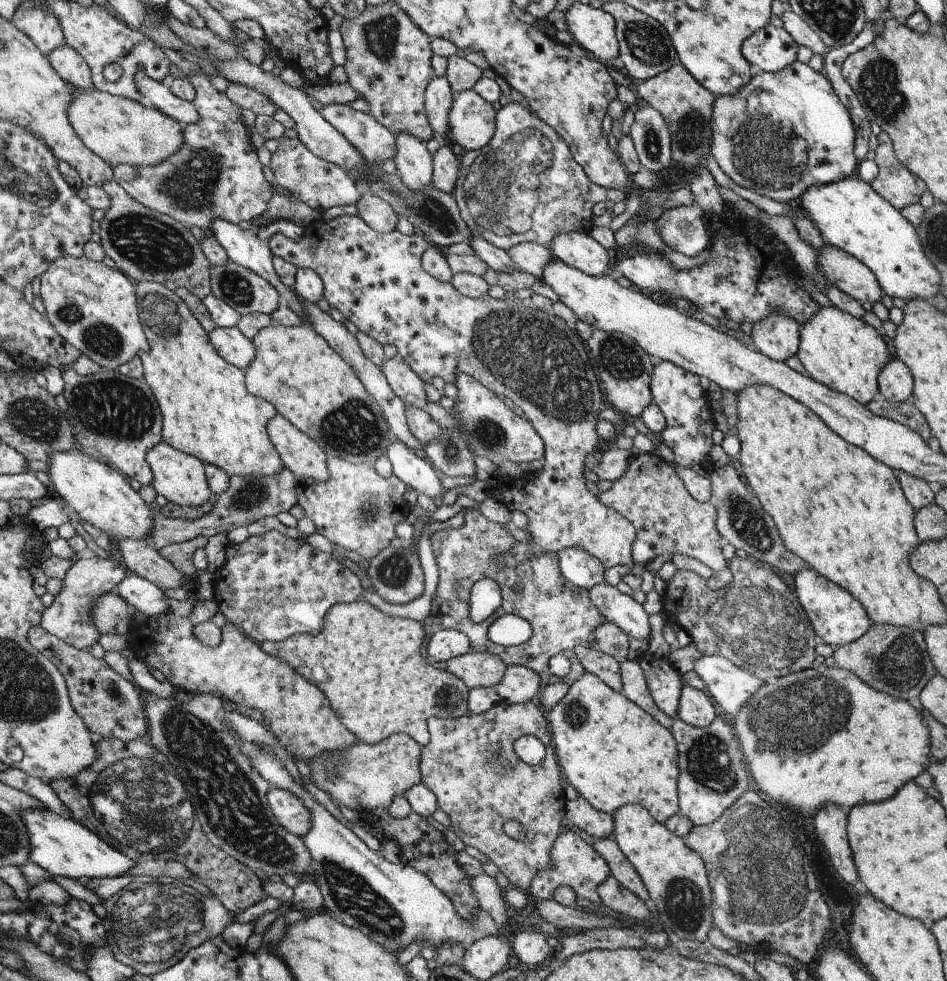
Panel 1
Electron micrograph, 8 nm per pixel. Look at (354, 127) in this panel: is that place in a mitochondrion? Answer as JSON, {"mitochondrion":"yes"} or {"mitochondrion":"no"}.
{"mitochondrion":"no"}

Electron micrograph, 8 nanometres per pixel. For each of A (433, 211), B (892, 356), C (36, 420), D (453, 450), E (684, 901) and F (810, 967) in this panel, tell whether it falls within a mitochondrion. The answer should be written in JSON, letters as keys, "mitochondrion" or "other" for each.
{"A":"mitochondrion","B":"other","C":"mitochondrion","D":"mitochondrion","E":"mitochondrion","F":"other"}

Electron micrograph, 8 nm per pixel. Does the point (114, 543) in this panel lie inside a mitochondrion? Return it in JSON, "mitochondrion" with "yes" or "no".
{"mitochondrion":"no"}

